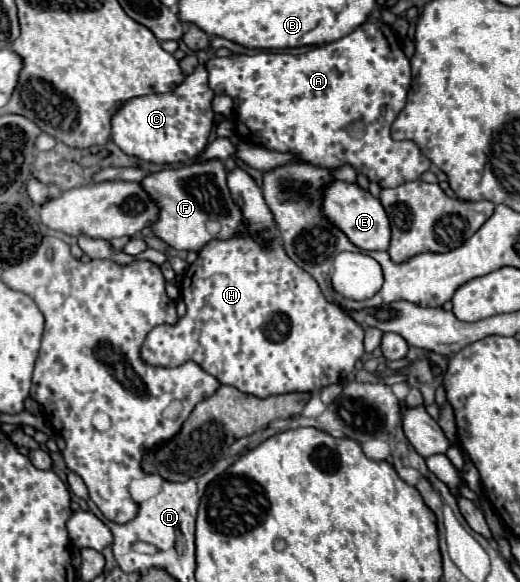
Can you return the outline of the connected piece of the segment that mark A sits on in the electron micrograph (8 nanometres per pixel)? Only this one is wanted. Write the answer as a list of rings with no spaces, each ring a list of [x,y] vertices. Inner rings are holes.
[[[366,22],[348,36],[298,56],[278,52],[260,52],[254,56],[230,54],[224,58],[212,56],[206,62],[206,70],[214,94],[226,94],[234,100],[234,132],[242,142],[264,146],[274,152],[290,152],[298,162],[328,170],[348,164],[370,182],[380,184],[380,188],[396,188],[418,180],[430,168],[430,160],[414,142],[396,142],[390,136],[390,126],[406,104],[412,74],[410,60],[400,50],[392,28],[384,22]],[[350,128],[356,128],[358,138],[350,136]]]

